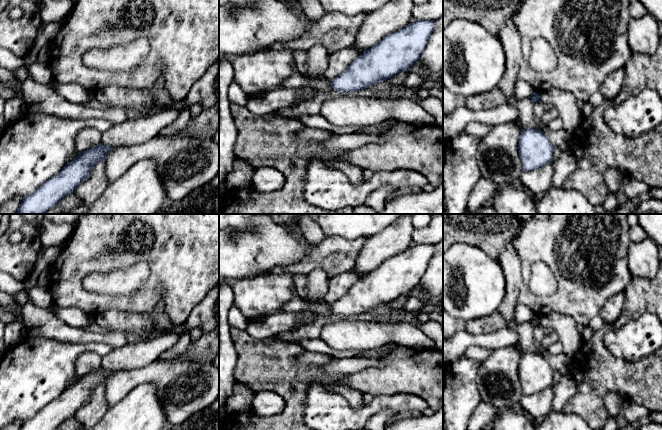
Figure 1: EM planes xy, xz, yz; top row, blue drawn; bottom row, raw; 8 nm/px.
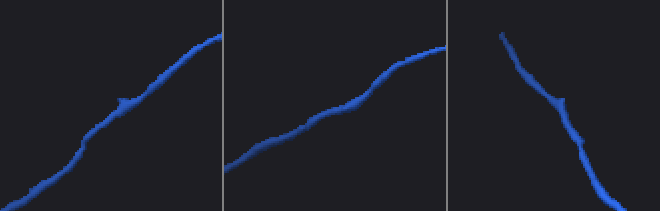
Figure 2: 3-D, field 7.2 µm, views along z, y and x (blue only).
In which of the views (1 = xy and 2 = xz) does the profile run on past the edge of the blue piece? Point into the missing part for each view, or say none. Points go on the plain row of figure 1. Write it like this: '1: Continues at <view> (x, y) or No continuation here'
1: No continuation here
2: No continuation here

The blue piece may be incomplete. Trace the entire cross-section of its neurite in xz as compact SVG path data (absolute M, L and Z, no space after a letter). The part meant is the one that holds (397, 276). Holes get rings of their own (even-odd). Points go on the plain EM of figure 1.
M415 244L384 261L331 304L333 314L342 317L359 315L409 295L420 284L434 251L435 244Z

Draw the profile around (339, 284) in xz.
M353 271L341 273L333 276L328 284L328 292L325 296L325 302L332 304L340 299L358 280L365 274L358 275Z

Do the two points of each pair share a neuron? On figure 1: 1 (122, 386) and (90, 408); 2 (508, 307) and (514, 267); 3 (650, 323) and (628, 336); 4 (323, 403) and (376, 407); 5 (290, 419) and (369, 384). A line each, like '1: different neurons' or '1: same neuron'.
1: different neurons
2: same neuron
3: same neuron
4: same neuron
5: different neurons

